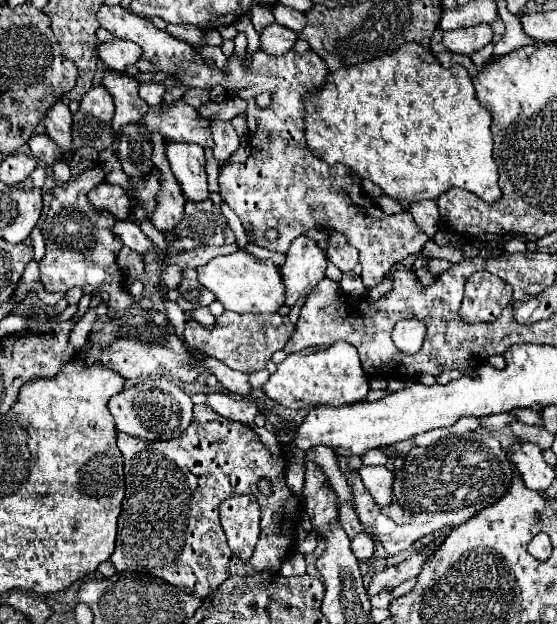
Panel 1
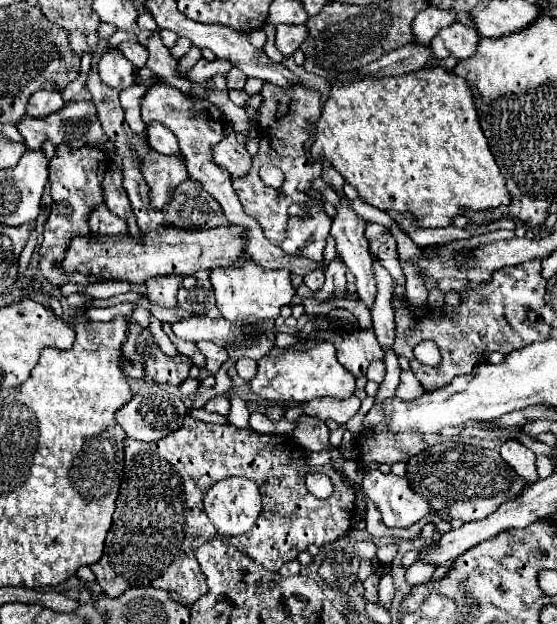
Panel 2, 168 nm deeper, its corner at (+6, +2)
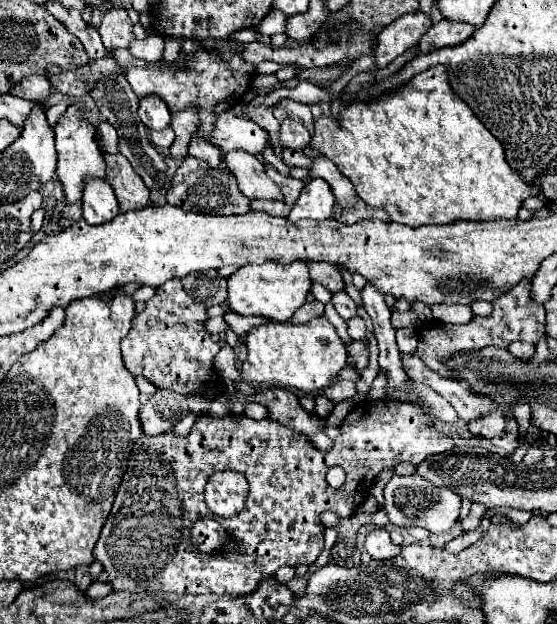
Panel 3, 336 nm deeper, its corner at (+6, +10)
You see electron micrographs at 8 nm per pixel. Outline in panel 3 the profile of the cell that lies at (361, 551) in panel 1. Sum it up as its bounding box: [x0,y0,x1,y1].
[364,528,400,562]

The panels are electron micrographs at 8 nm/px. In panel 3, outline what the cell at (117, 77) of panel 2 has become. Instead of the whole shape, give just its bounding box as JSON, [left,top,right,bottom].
[100,10,134,56]

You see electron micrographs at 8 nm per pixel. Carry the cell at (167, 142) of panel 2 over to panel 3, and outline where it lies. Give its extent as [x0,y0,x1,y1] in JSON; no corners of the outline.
[138,98,172,130]

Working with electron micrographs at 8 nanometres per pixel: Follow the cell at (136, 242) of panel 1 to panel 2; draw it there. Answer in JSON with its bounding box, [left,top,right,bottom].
[88,204,128,236]

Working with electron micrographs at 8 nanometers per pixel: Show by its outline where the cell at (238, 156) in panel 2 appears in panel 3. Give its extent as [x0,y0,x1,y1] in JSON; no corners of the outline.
[224,150,282,200]

